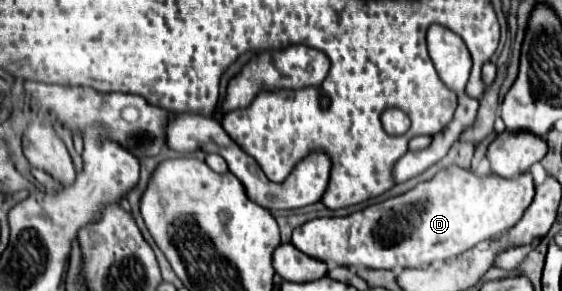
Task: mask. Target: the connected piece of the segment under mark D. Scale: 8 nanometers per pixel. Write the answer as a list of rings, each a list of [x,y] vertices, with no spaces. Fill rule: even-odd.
[[[452,165],[438,171],[430,181],[386,199],[384,205],[370,205],[348,217],[312,219],[294,229],[292,245],[324,263],[370,269],[420,269],[434,261],[452,259],[464,249],[508,231],[522,219],[532,199],[534,183],[530,173],[522,173],[518,179],[502,179],[498,175],[478,177],[468,169]],[[380,223],[384,223],[384,235],[376,233]]]

